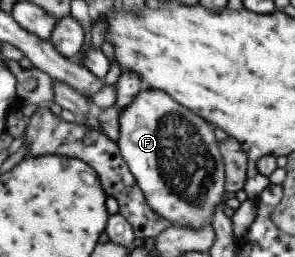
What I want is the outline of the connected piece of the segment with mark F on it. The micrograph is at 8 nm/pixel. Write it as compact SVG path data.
M140 88L117 118L120 156L132 173L146 204L178 228L200 230L227 196L224 163L212 128L162 90Z

